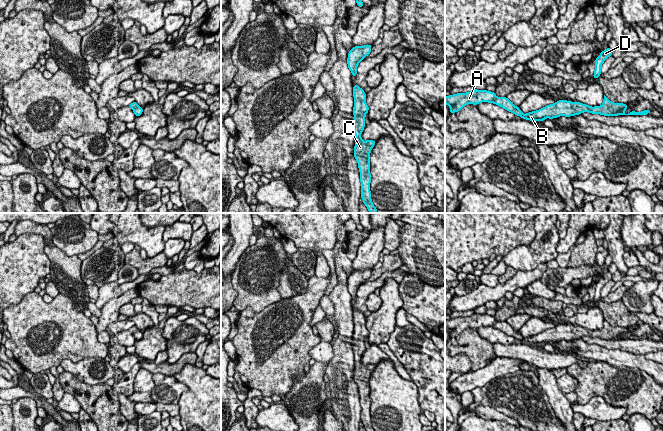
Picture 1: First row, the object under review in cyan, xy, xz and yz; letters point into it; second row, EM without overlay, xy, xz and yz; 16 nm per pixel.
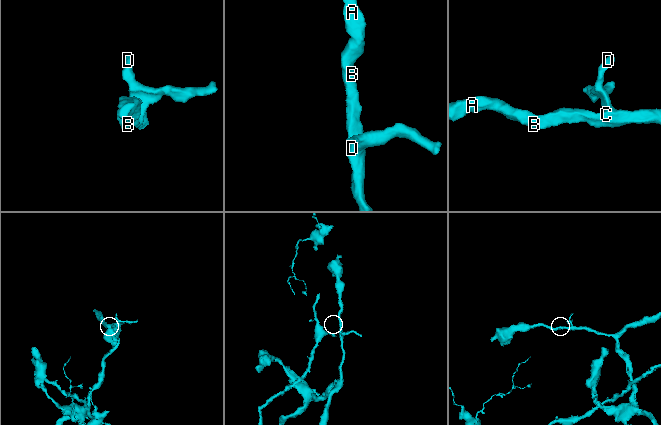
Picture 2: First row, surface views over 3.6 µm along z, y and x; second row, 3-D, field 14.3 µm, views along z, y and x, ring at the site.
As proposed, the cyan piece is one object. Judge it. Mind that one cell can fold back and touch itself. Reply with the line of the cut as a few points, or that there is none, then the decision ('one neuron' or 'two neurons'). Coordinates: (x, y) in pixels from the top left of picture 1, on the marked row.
no cut | one neuron

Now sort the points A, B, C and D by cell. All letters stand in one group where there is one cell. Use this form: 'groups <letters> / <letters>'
groups A B C D

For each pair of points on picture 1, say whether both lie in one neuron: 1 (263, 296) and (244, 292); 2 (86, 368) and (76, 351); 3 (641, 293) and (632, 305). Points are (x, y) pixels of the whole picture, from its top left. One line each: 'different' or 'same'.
1: same
2: different
3: same

